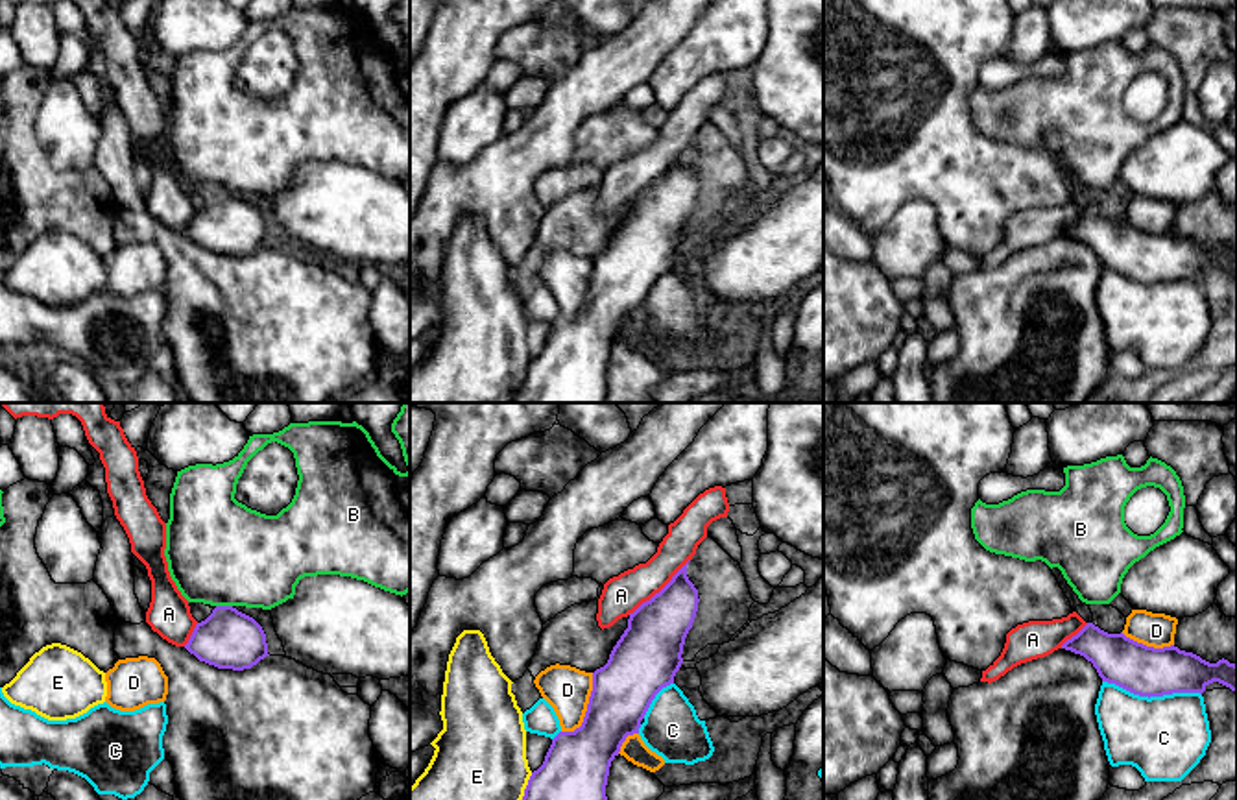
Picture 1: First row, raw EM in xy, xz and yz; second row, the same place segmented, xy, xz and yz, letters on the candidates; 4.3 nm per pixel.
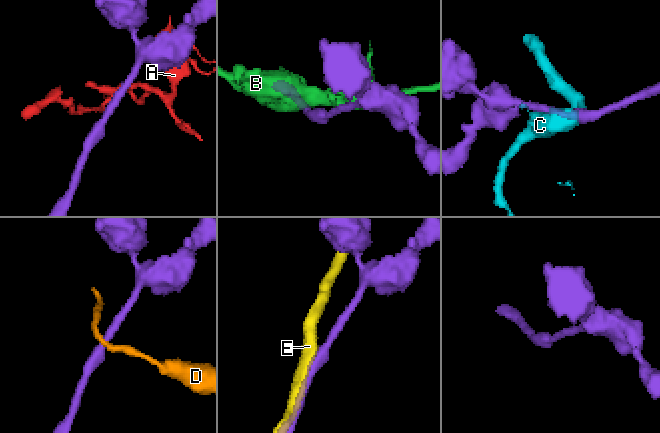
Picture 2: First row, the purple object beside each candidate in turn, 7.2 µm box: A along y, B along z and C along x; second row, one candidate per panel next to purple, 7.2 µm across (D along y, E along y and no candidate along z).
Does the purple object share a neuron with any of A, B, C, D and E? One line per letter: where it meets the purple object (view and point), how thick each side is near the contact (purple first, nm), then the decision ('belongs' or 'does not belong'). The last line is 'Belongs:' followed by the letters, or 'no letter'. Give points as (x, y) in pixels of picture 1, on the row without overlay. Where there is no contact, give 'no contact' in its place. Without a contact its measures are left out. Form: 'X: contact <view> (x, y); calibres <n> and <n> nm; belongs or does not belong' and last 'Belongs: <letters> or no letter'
A: contact xz (661, 176); calibres 260 and 170 nm; does not belong
B: contact xy (224, 193); calibres 260 and 460 nm; does not belong
C: contact yz (1152, 281); calibres 220 and 360 nm; does not belong
D: contact xz (588, 294); calibres 280 and 200 nm; does not belong
E: contact xz (525, 381); calibres 360 and 420 nm; does not belong
Belongs: no letter

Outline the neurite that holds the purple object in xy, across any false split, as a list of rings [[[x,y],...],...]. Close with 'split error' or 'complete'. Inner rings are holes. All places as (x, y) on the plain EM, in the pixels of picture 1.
[[[216,192],[196,211],[185,235],[199,248],[233,257],[251,255],[270,242],[262,212],[233,192]]] | complete

